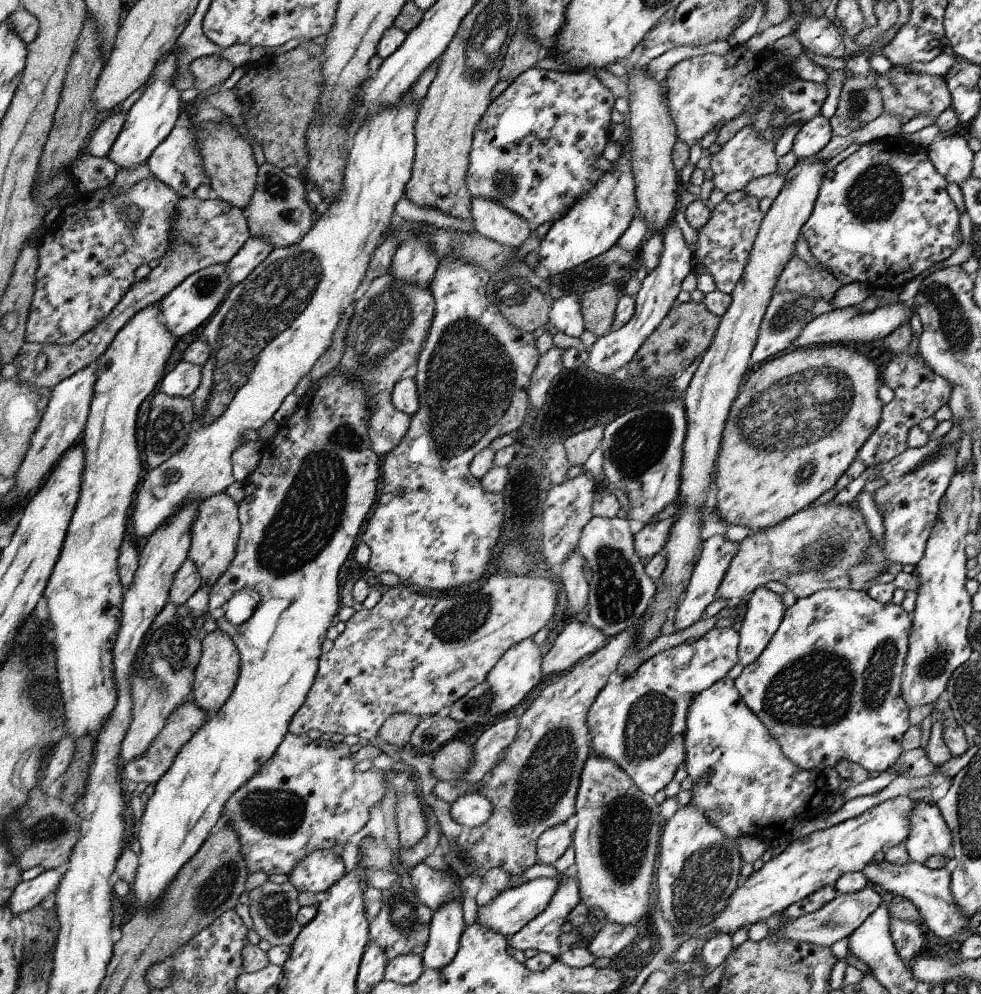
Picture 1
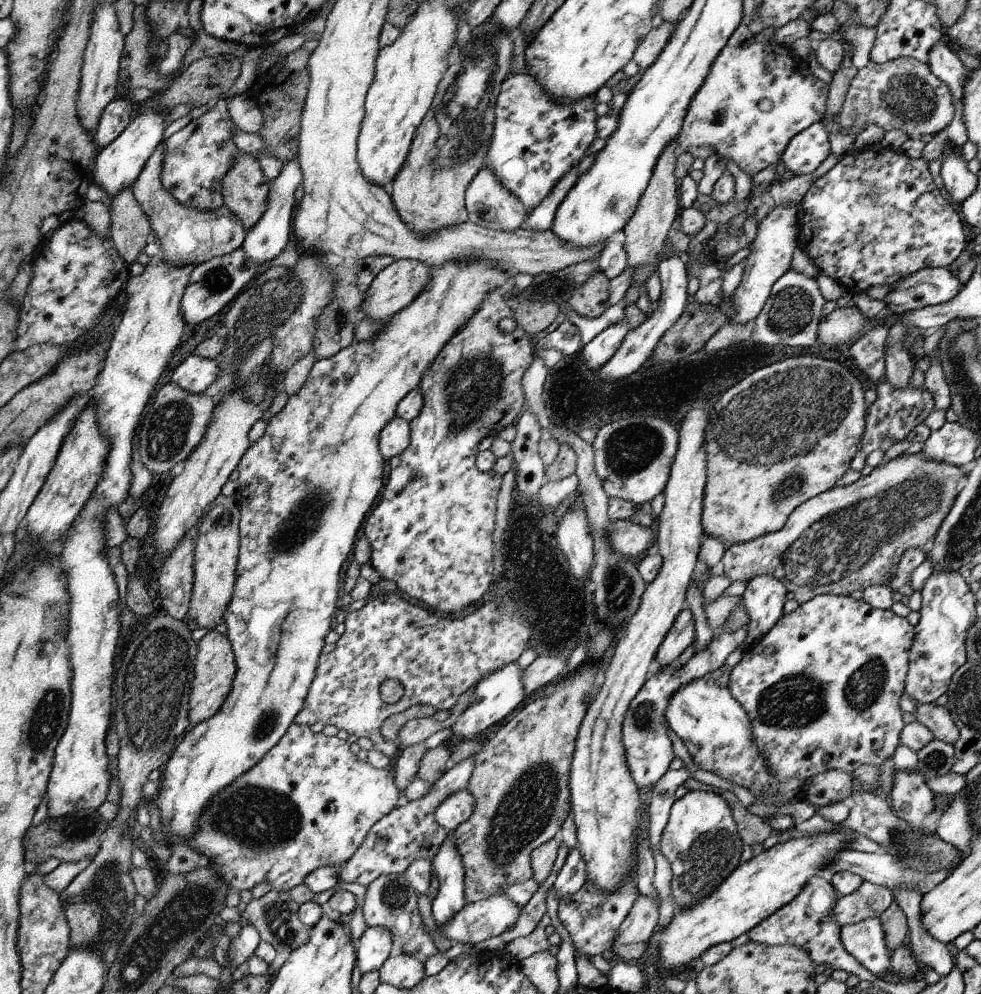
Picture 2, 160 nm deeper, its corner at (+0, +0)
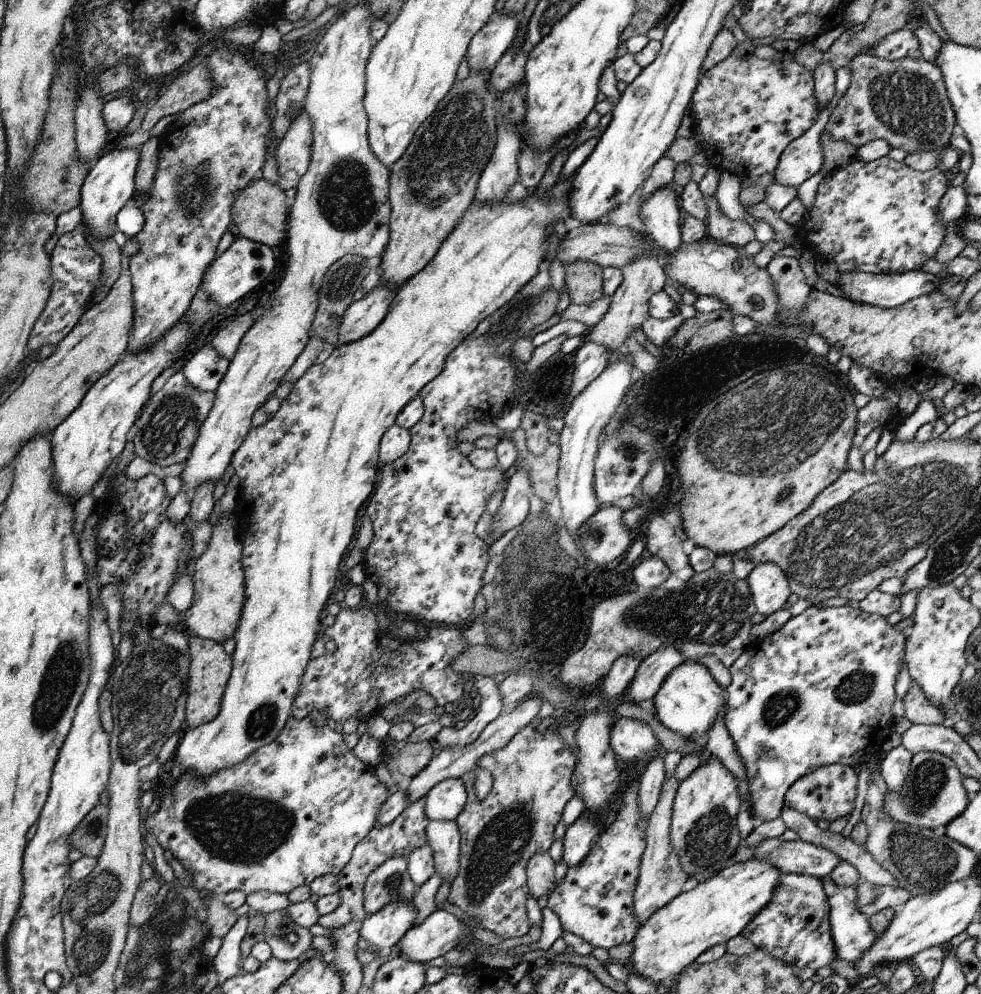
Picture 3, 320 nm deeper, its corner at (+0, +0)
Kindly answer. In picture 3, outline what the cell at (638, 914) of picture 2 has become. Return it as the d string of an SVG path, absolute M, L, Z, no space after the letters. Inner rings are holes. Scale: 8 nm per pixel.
M672 772L672 777L665 777L665 781L661 786L658 802L648 819L648 846L642 858L642 872L639 874L638 888L635 889L634 896L636 914L639 916L641 925L645 923L645 920L648 920L650 913L656 912L659 908L666 906L666 904L668 904L674 897L677 897L682 893L682 887L689 879L688 873L681 867L678 855L673 851L671 843L671 816L673 813L675 794L678 787L679 781L674 777L674 772Z

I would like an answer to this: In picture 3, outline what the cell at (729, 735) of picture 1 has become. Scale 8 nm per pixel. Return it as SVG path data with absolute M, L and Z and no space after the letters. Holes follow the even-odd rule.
M685 660L674 667L654 695L655 714L659 721L684 738L693 738L696 743L704 743L708 728L722 710L725 702L722 690L708 668L698 661Z

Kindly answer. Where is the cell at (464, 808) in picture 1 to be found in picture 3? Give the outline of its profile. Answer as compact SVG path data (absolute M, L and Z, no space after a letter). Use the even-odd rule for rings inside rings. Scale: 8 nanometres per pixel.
M449 778L435 784L425 794L425 816L429 820L456 820L463 811L468 793L461 778Z

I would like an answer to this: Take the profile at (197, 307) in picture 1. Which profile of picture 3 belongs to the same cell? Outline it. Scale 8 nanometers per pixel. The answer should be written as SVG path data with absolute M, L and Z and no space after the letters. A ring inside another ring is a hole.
M238 236L222 256L208 268L201 287L208 292L210 298L214 298L218 306L226 308L232 304L232 300L246 296L250 290L262 284L266 276L274 270L274 266L276 258L271 246Z

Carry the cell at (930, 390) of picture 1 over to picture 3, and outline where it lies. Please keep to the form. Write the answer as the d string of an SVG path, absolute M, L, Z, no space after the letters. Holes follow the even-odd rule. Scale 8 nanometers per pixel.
M872 398L866 406L857 410L856 420L853 444L860 446L875 428L897 432L905 420L905 414L898 410L895 401Z

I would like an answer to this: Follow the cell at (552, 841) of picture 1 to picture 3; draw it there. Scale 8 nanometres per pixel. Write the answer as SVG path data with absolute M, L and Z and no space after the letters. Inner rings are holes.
M542 853L535 854L527 865L527 885L536 900L555 887L554 863L549 853Z

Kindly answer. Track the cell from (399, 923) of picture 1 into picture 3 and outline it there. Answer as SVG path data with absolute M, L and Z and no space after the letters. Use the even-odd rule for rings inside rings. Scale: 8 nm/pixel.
M403 856L387 858L365 882L364 908L367 915L377 913L383 906L394 901L412 903L418 887L407 869L407 859Z

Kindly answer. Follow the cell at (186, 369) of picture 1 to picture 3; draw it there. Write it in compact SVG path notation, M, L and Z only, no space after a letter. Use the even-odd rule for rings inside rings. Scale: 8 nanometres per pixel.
M212 344L200 348L182 368L188 382L201 391L215 392L226 376L231 361Z

